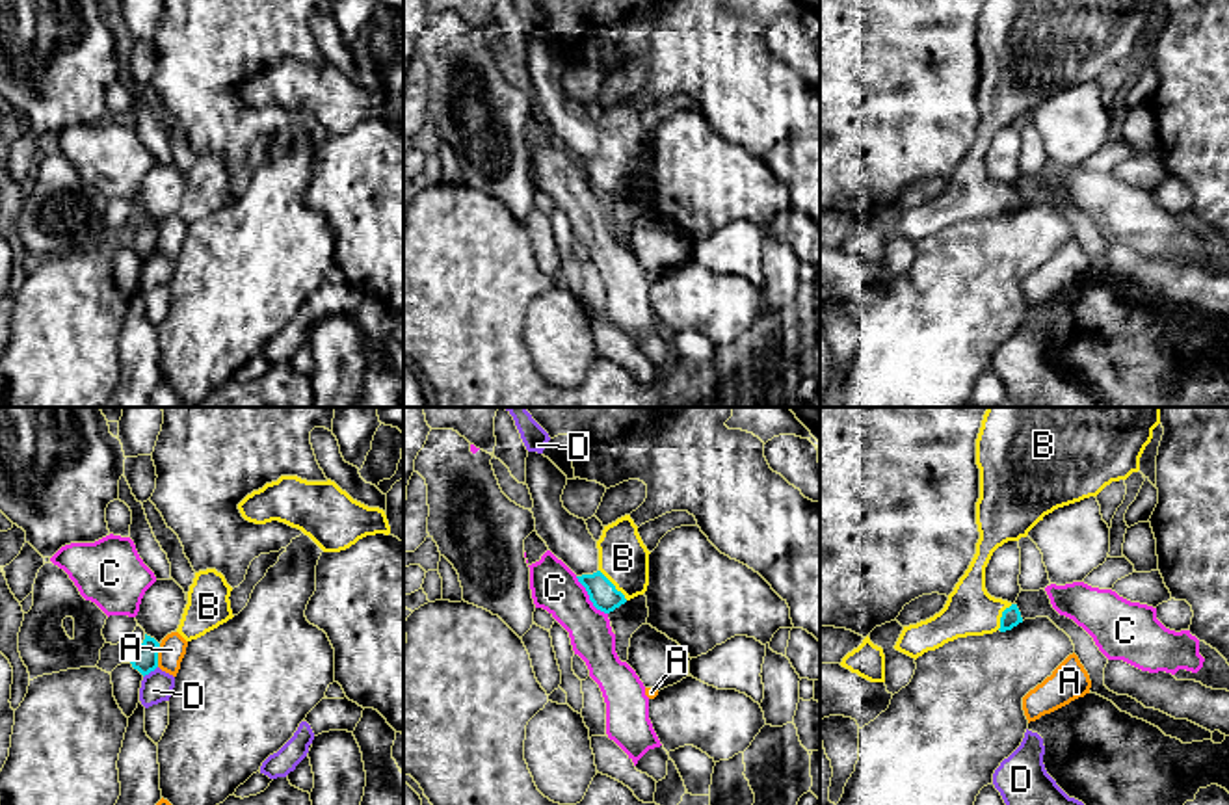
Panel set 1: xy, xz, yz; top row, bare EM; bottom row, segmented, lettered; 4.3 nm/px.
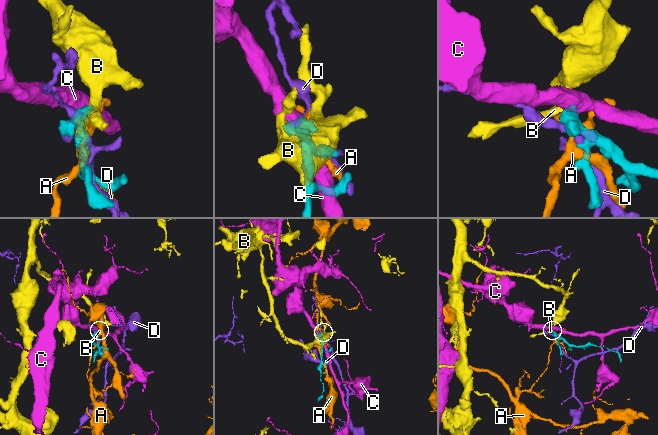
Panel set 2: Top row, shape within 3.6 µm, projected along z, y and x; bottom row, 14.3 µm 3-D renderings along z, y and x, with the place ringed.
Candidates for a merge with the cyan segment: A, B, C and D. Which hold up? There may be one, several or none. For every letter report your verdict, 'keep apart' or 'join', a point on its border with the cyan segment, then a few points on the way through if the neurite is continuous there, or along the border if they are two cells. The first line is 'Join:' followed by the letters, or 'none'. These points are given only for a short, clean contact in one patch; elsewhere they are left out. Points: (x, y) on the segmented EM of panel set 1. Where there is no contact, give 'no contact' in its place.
Join: B
A: keep apart | xy (157, 655)
B: join | xz (612, 584) | across xz (603, 593), (612, 584), (623, 573), (623, 558)
C: keep apart | xz (590, 597) | along xz (575, 577), (588, 599), (607, 614)
D: keep apart | xy (149, 672)

